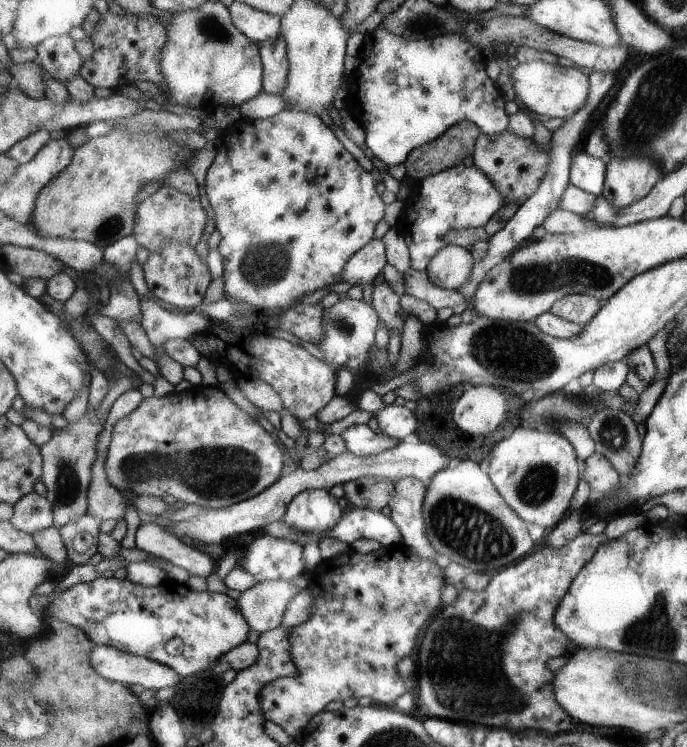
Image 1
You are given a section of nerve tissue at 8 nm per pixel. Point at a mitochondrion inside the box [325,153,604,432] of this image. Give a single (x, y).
(512, 352)

